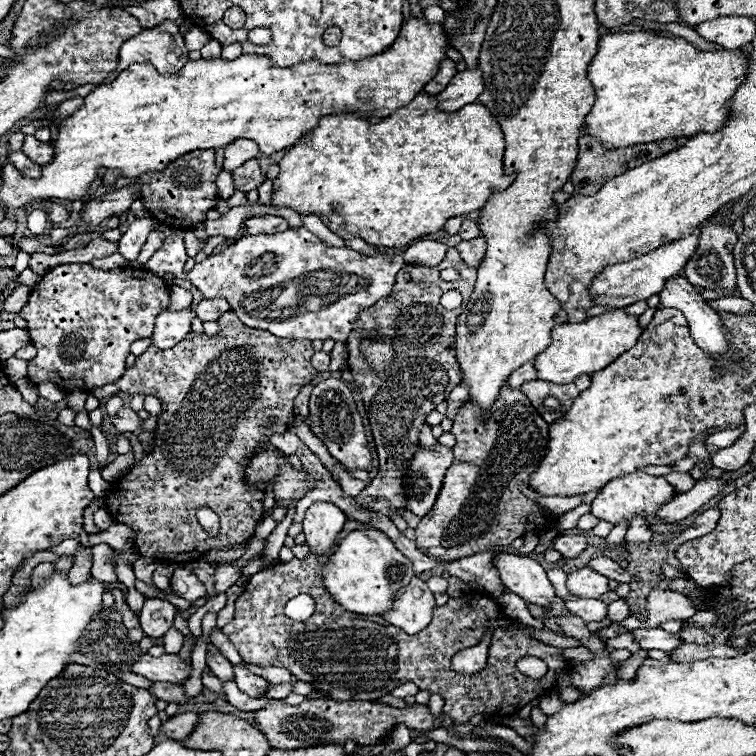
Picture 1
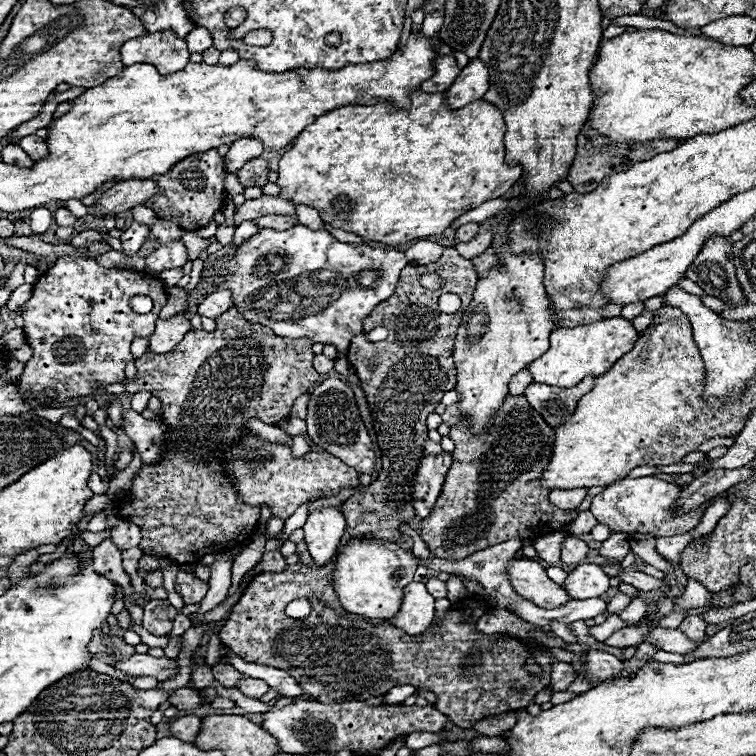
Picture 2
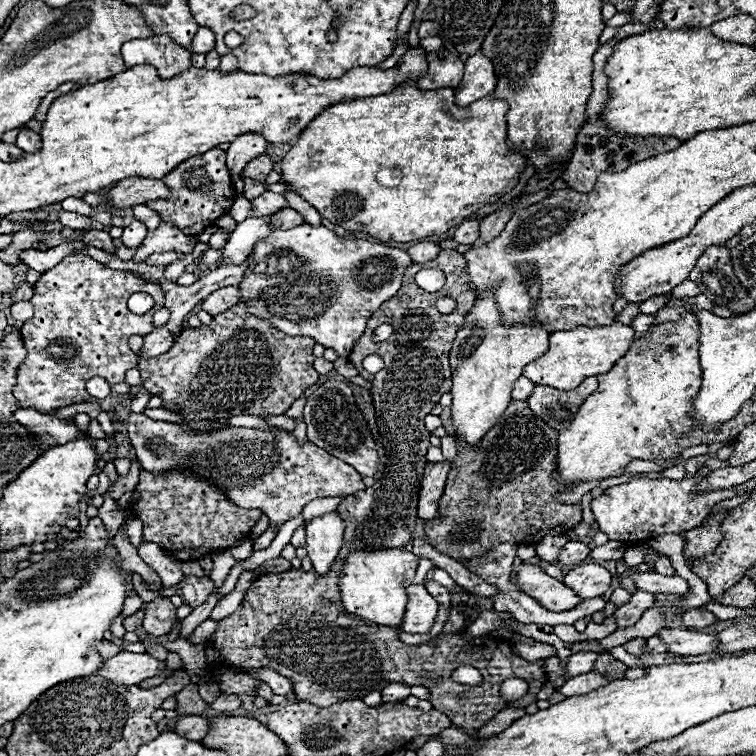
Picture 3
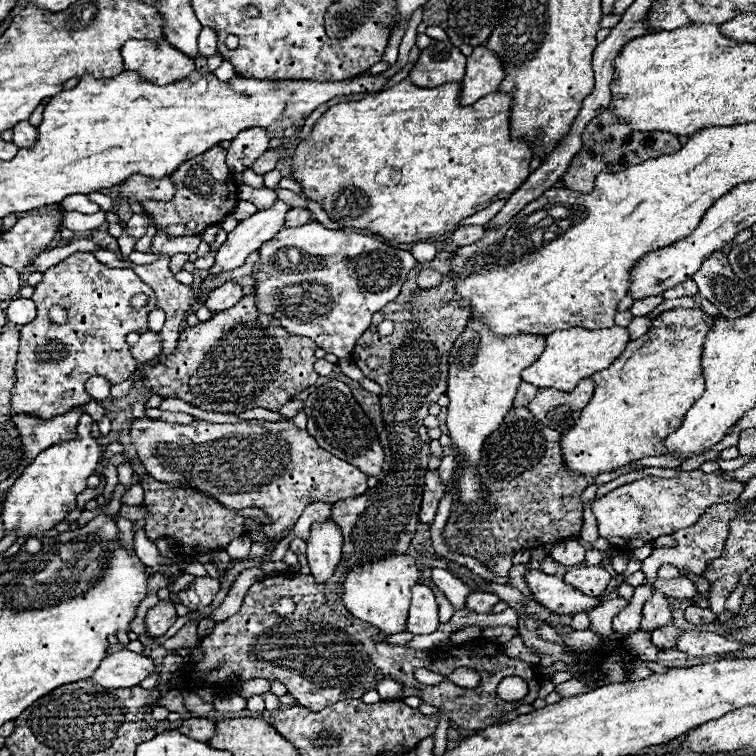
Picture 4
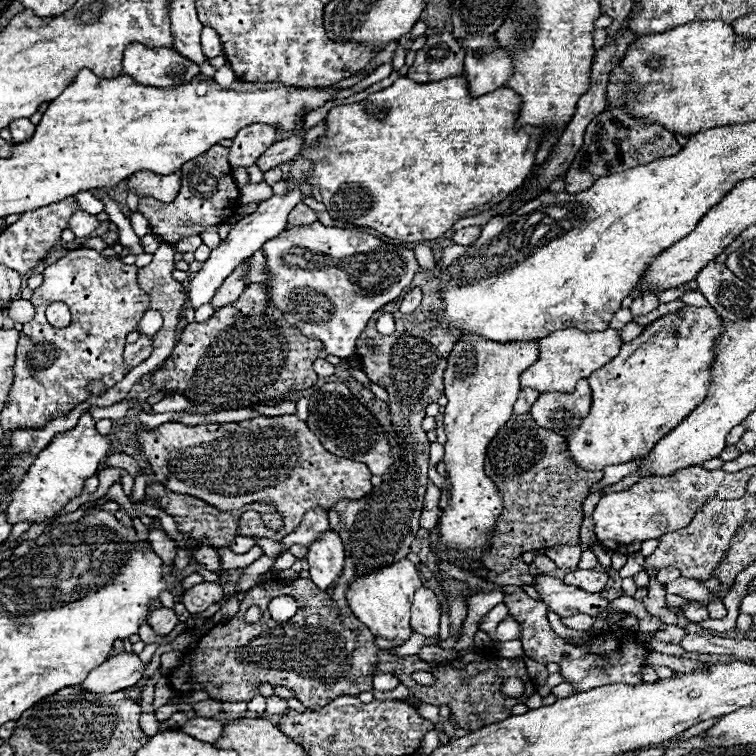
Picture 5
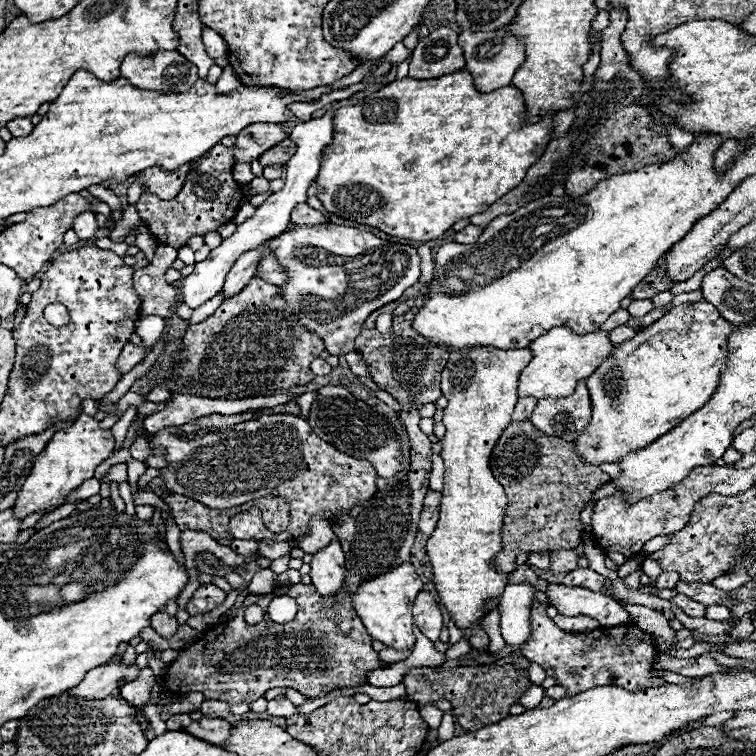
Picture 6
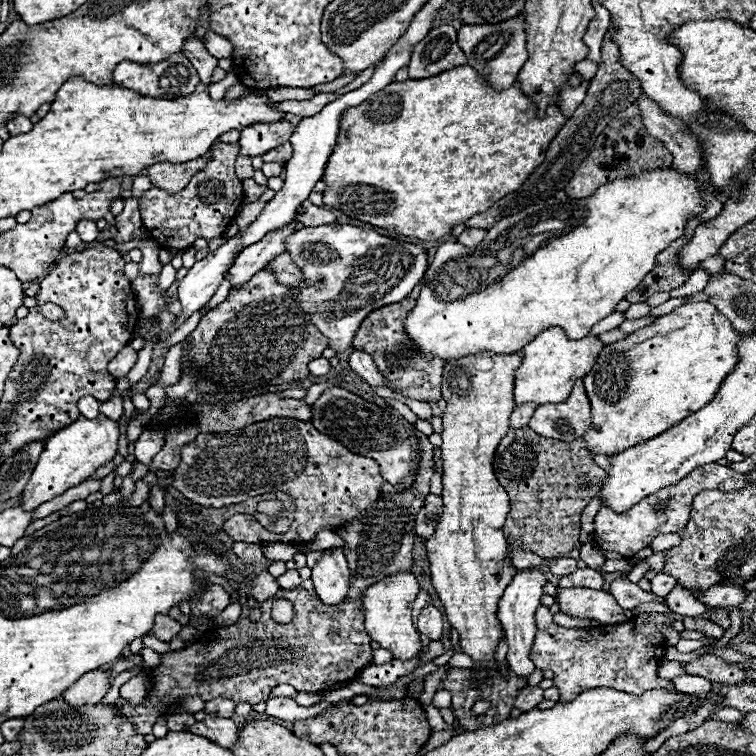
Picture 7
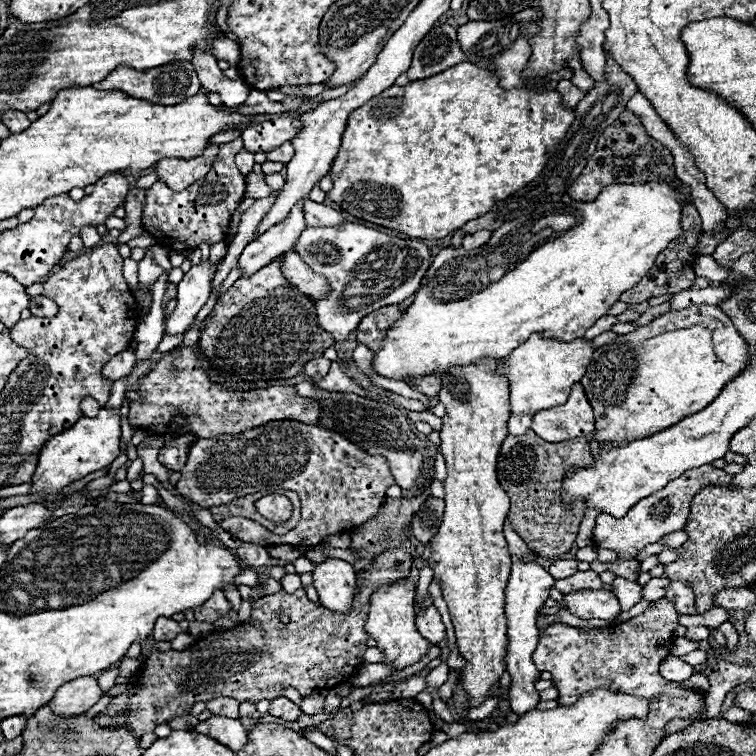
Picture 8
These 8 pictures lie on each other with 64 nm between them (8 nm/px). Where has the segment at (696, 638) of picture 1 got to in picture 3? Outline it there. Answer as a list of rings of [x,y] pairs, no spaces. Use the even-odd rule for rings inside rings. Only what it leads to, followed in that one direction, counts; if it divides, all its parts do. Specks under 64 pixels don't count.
[[[688,610],[684,616],[682,616],[682,624],[686,630],[702,630],[710,624],[716,622],[716,616],[708,610]]]

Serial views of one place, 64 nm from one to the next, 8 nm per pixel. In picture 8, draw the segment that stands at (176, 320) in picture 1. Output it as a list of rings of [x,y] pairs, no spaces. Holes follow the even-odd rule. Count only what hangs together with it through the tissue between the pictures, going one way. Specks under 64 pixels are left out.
[[[122,350],[120,354],[116,354],[104,368],[102,368],[102,374],[110,380],[118,380],[118,378],[124,378],[130,374],[132,366],[136,362],[136,356],[132,350]]]

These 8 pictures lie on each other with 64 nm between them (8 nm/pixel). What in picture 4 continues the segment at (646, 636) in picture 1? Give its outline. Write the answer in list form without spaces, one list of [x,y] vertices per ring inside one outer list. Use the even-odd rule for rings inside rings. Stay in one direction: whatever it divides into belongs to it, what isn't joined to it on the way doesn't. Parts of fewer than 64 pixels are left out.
[[[692,630],[692,632],[682,632],[678,636],[674,650],[684,652],[688,656],[712,656],[712,654],[724,654],[724,652],[738,652],[738,650],[744,650],[746,646],[748,644],[738,644],[718,634]]]

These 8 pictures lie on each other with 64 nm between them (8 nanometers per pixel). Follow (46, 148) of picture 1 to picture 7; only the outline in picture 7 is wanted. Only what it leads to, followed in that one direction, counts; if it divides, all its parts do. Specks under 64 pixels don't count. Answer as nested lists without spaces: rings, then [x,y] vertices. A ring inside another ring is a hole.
[[[16,116],[16,118],[12,118],[12,120],[6,122],[6,128],[10,130],[12,136],[16,136],[16,134],[26,134],[32,126],[30,126],[30,118],[26,118],[26,116]]]

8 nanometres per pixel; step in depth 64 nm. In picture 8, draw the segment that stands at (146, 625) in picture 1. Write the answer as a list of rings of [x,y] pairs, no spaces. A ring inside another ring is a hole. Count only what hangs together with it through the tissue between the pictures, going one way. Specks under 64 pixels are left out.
[[[160,616],[160,618],[156,620],[152,638],[154,638],[154,640],[172,640],[172,638],[178,636],[180,632],[182,632],[182,630],[180,630],[180,624],[178,624],[178,622],[174,622],[172,618]]]

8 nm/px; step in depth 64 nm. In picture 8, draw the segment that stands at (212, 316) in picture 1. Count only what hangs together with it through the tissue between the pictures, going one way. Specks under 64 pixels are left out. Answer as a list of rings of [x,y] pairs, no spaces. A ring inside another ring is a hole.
[[[304,200],[292,208],[292,212],[288,214],[288,218],[284,222],[272,226],[272,230],[264,232],[258,240],[250,242],[244,248],[244,252],[238,260],[238,268],[242,270],[242,276],[256,274],[256,270],[264,268],[274,258],[292,250],[296,236],[300,236],[302,230],[306,228],[302,206],[304,206]]]

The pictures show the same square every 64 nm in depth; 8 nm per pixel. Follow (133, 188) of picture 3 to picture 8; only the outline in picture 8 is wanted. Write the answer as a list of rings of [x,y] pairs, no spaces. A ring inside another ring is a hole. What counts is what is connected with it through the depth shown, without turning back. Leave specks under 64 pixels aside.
[[[216,144],[206,146],[206,150],[190,160],[180,158],[164,158],[154,166],[158,182],[164,182],[172,190],[188,188],[196,178],[204,178],[210,172],[212,160],[216,158]]]

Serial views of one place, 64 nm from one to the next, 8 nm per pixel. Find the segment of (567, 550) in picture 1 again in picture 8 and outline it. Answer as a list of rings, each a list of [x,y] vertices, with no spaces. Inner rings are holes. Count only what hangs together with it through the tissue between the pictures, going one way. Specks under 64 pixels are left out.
[[[556,558],[556,560],[550,564],[548,572],[550,572],[556,580],[568,578],[568,576],[572,576],[572,574],[578,572],[578,562],[576,562],[576,560],[570,560],[570,558]]]

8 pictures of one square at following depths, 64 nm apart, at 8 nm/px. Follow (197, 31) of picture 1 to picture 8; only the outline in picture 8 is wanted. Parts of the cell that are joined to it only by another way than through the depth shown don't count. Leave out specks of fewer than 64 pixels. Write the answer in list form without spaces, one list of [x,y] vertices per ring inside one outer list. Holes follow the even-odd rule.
[[[214,38],[212,40],[212,54],[218,58],[218,60],[226,60],[230,62],[230,66],[236,66],[238,58],[240,58],[240,48],[234,40],[230,38]]]

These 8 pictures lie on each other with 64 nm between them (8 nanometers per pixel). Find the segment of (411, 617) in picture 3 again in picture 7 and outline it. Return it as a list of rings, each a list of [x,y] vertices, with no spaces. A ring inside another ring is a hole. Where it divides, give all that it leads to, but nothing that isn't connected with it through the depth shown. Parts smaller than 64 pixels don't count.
[[[426,604],[418,614],[418,632],[426,634],[430,640],[440,640],[442,636],[442,614],[434,604]]]

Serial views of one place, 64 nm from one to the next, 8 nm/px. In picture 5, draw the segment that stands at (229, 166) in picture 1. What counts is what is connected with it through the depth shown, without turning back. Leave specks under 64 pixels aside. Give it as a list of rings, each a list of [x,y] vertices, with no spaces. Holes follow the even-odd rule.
[[[254,124],[246,126],[238,132],[238,136],[232,140],[228,162],[232,168],[242,168],[242,166],[252,166],[272,146],[276,140],[276,128],[266,126],[266,124]]]

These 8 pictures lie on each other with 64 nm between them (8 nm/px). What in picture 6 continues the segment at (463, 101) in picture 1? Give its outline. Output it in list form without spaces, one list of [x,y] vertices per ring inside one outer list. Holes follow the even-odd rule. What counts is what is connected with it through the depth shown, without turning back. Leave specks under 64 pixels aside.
[[[508,26],[494,30],[494,32],[460,32],[458,36],[458,44],[464,50],[464,58],[466,58],[466,70],[472,74],[474,78],[474,86],[478,92],[492,92],[504,86],[510,86],[510,80],[514,76],[514,72],[522,66],[524,62],[524,46],[520,40],[516,40],[514,36],[510,36]]]

